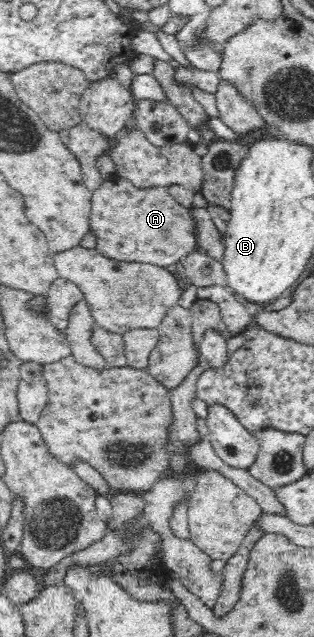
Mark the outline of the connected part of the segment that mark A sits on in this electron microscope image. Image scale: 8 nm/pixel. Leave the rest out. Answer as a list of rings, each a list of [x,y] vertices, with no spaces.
[[[127,180],[105,181],[91,197],[89,230],[96,236],[95,250],[114,261],[148,263],[167,267],[178,263],[198,249],[195,221],[191,215],[191,209],[178,204],[167,192],[167,188],[162,186],[143,190],[134,187],[134,184]]]

